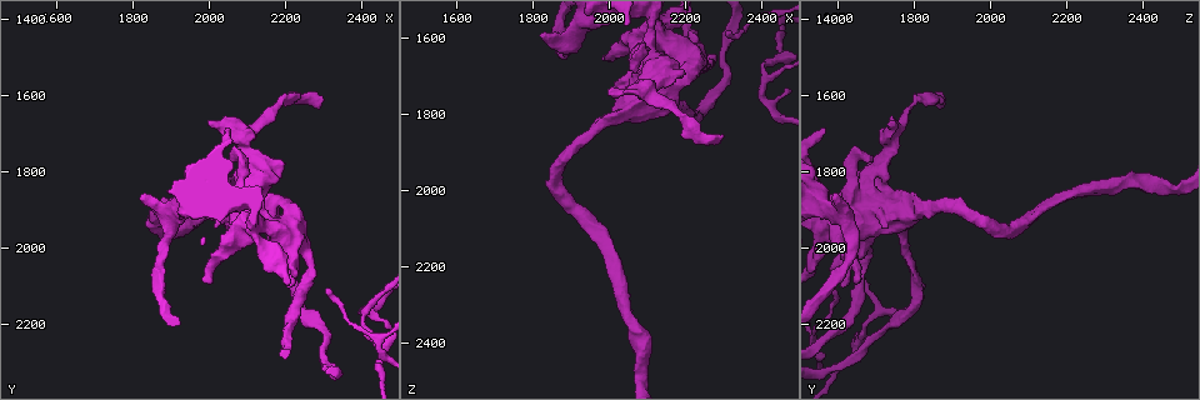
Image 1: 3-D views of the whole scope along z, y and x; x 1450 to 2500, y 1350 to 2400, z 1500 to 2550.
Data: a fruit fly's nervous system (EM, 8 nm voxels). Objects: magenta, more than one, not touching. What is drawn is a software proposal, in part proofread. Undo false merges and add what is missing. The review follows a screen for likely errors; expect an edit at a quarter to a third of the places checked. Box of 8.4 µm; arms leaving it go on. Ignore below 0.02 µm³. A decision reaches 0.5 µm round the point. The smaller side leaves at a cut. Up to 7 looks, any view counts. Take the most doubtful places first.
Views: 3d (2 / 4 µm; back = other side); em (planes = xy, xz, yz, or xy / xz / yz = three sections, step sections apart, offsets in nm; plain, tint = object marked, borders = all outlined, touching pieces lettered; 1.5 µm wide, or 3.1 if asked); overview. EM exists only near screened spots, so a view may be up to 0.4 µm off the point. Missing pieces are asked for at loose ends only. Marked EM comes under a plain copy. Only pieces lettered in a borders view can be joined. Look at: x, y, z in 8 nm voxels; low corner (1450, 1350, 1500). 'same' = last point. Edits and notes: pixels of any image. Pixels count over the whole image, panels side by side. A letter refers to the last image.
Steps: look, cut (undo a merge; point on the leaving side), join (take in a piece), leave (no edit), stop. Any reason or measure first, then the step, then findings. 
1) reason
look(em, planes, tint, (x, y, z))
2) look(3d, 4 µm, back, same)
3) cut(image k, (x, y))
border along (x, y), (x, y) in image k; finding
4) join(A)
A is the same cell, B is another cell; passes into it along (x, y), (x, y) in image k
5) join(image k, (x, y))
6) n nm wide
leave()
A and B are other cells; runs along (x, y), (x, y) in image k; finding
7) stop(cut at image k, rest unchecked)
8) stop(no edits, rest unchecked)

an open end
look(em, planes, borders, (2000, 2100, 1650))

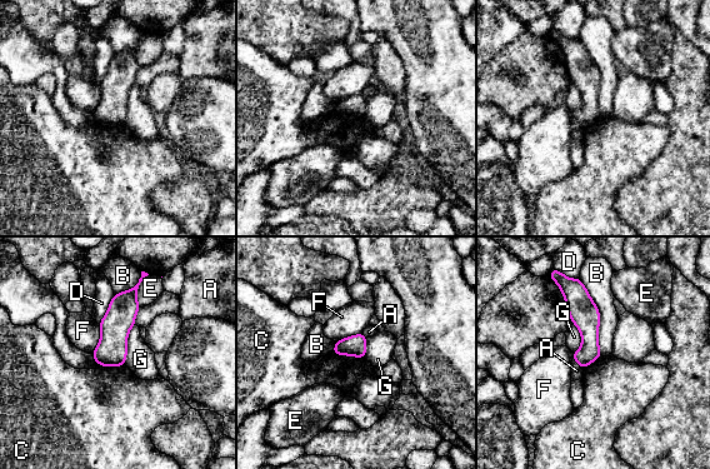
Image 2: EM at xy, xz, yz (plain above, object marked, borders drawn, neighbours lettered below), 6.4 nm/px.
B touches over 440 nm
leave()
A, B, C, D, E, F and G are other cells; none of them fits

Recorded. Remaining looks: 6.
branch stops here
look(em, xy, step 4, borders, (2215, 2100, 1605))

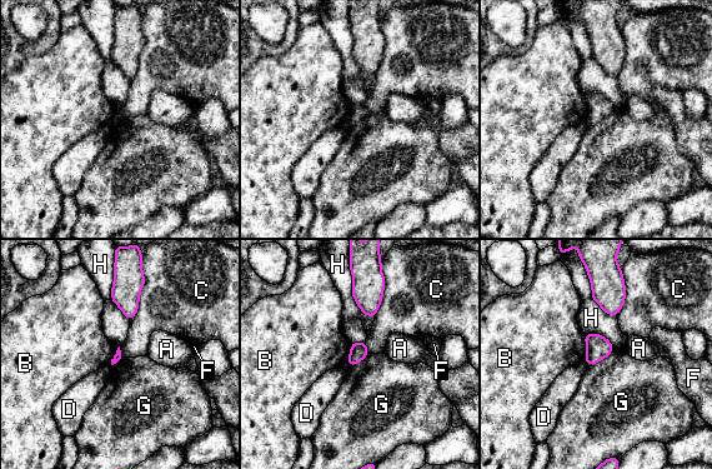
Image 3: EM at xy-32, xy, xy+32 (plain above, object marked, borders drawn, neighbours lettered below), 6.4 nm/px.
H touches over 320 nm
leave()
A, B, C, D, F, G and H are other cells; border along (144, 275), (138, 312), (130, 320) in image 3; no lettered piece goes on from it

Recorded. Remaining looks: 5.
free end
look(em, xz, step 4, tint, (1820, 1870, 1585))

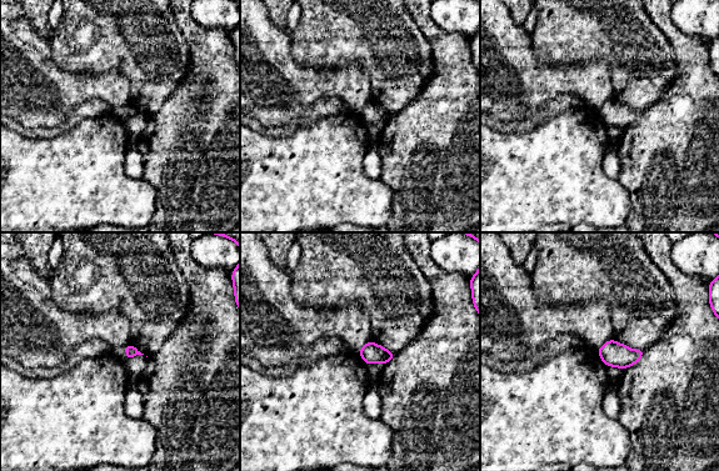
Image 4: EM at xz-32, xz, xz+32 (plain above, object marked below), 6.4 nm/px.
look(em, planes, tint, same)

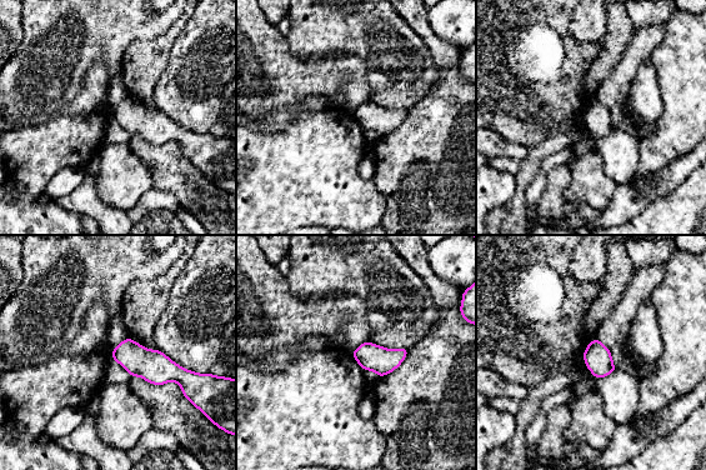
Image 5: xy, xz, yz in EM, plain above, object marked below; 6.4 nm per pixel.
look(em, planes, borders, same)

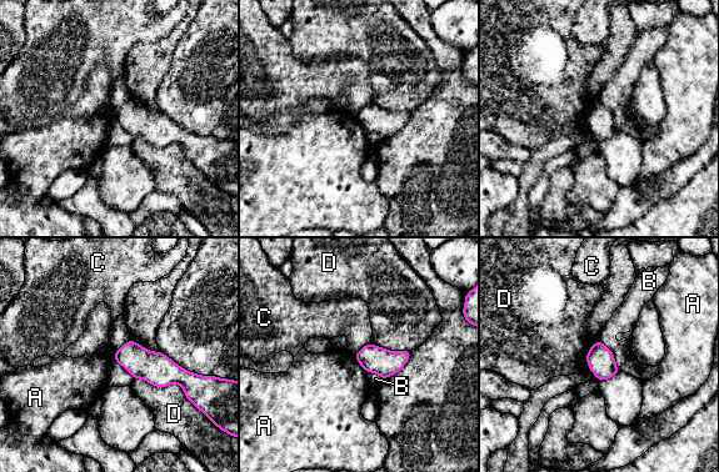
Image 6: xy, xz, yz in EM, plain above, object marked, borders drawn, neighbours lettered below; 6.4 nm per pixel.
leave()
A, B, C and D are other cells; border along (370, 342), (354, 355) in image 6; no lettered piece goes on from it

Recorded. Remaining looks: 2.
stop(no edits, rest unchecked)

